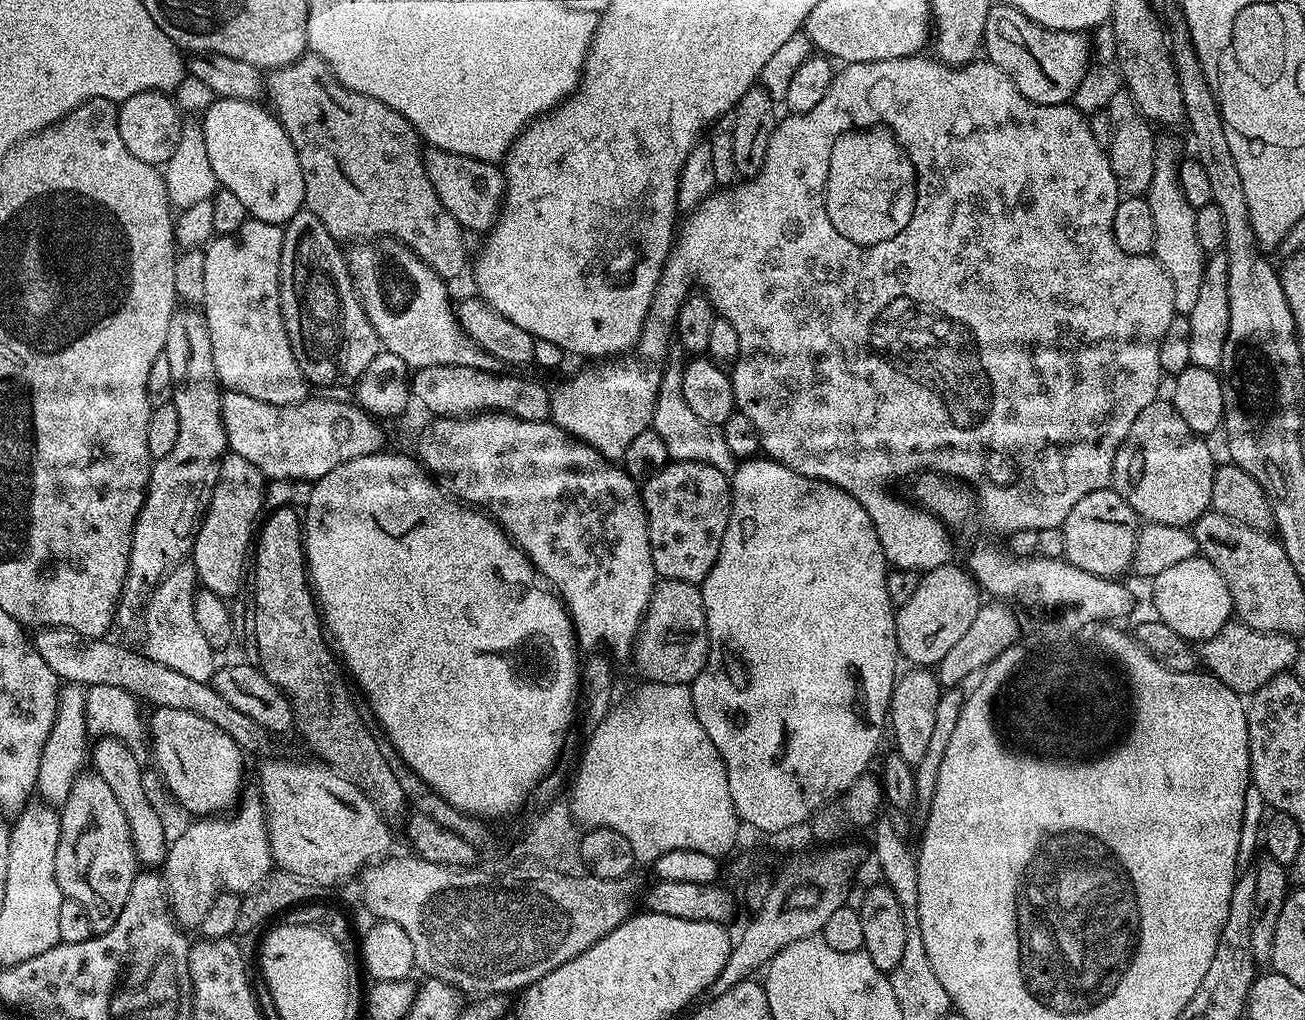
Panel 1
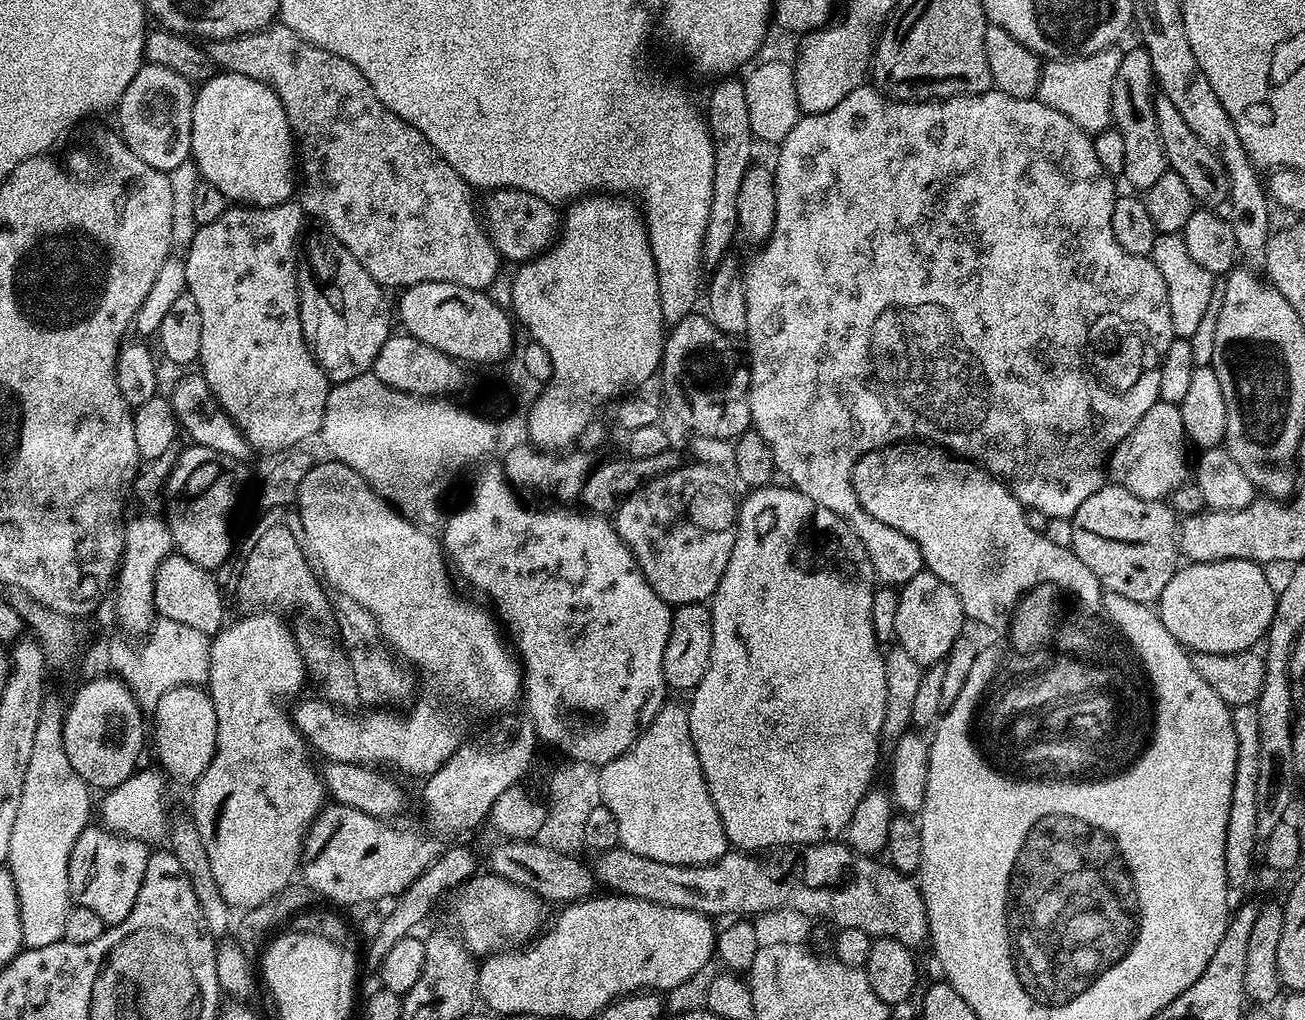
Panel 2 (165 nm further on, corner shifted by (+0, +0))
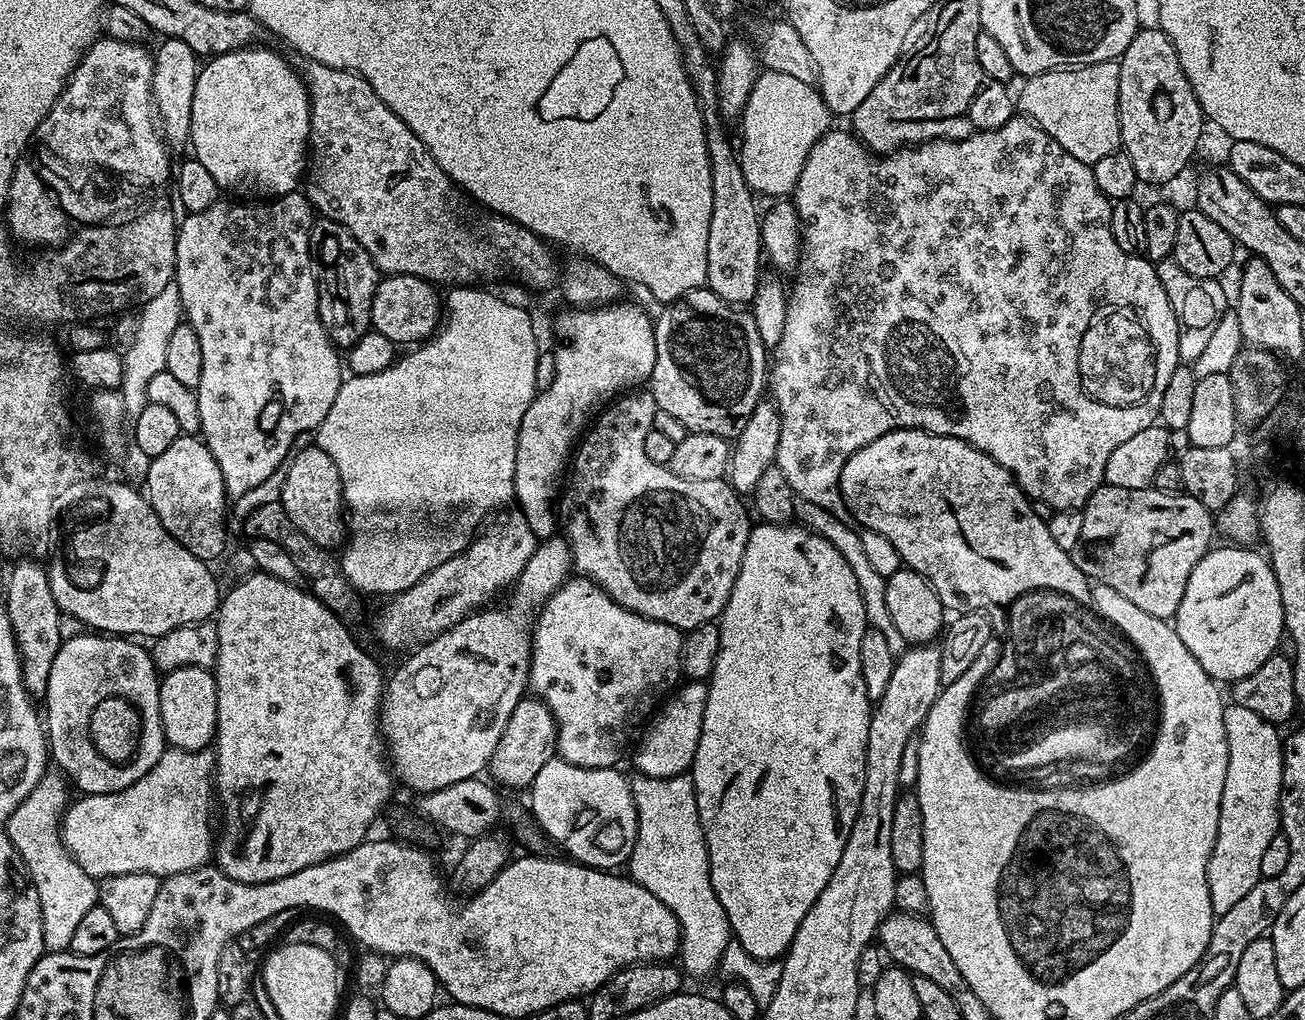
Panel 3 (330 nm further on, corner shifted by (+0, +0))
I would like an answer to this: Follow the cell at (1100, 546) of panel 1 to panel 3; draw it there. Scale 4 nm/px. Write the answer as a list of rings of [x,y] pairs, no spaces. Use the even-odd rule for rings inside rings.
[[[1104,484],[1097,488],[1096,493],[1082,509],[1084,517],[1080,553],[1075,557],[1077,566],[1095,583],[1110,586],[1110,590],[1118,590],[1118,594],[1134,602],[1138,610],[1146,610],[1146,614],[1159,620],[1171,621],[1175,617],[1178,602],[1182,602],[1182,594],[1186,594],[1186,582],[1190,578],[1190,570],[1198,566],[1198,562],[1214,544],[1213,513],[1206,506],[1202,506],[1198,498],[1187,494],[1179,495],[1163,492],[1159,486],[1126,490]]]

